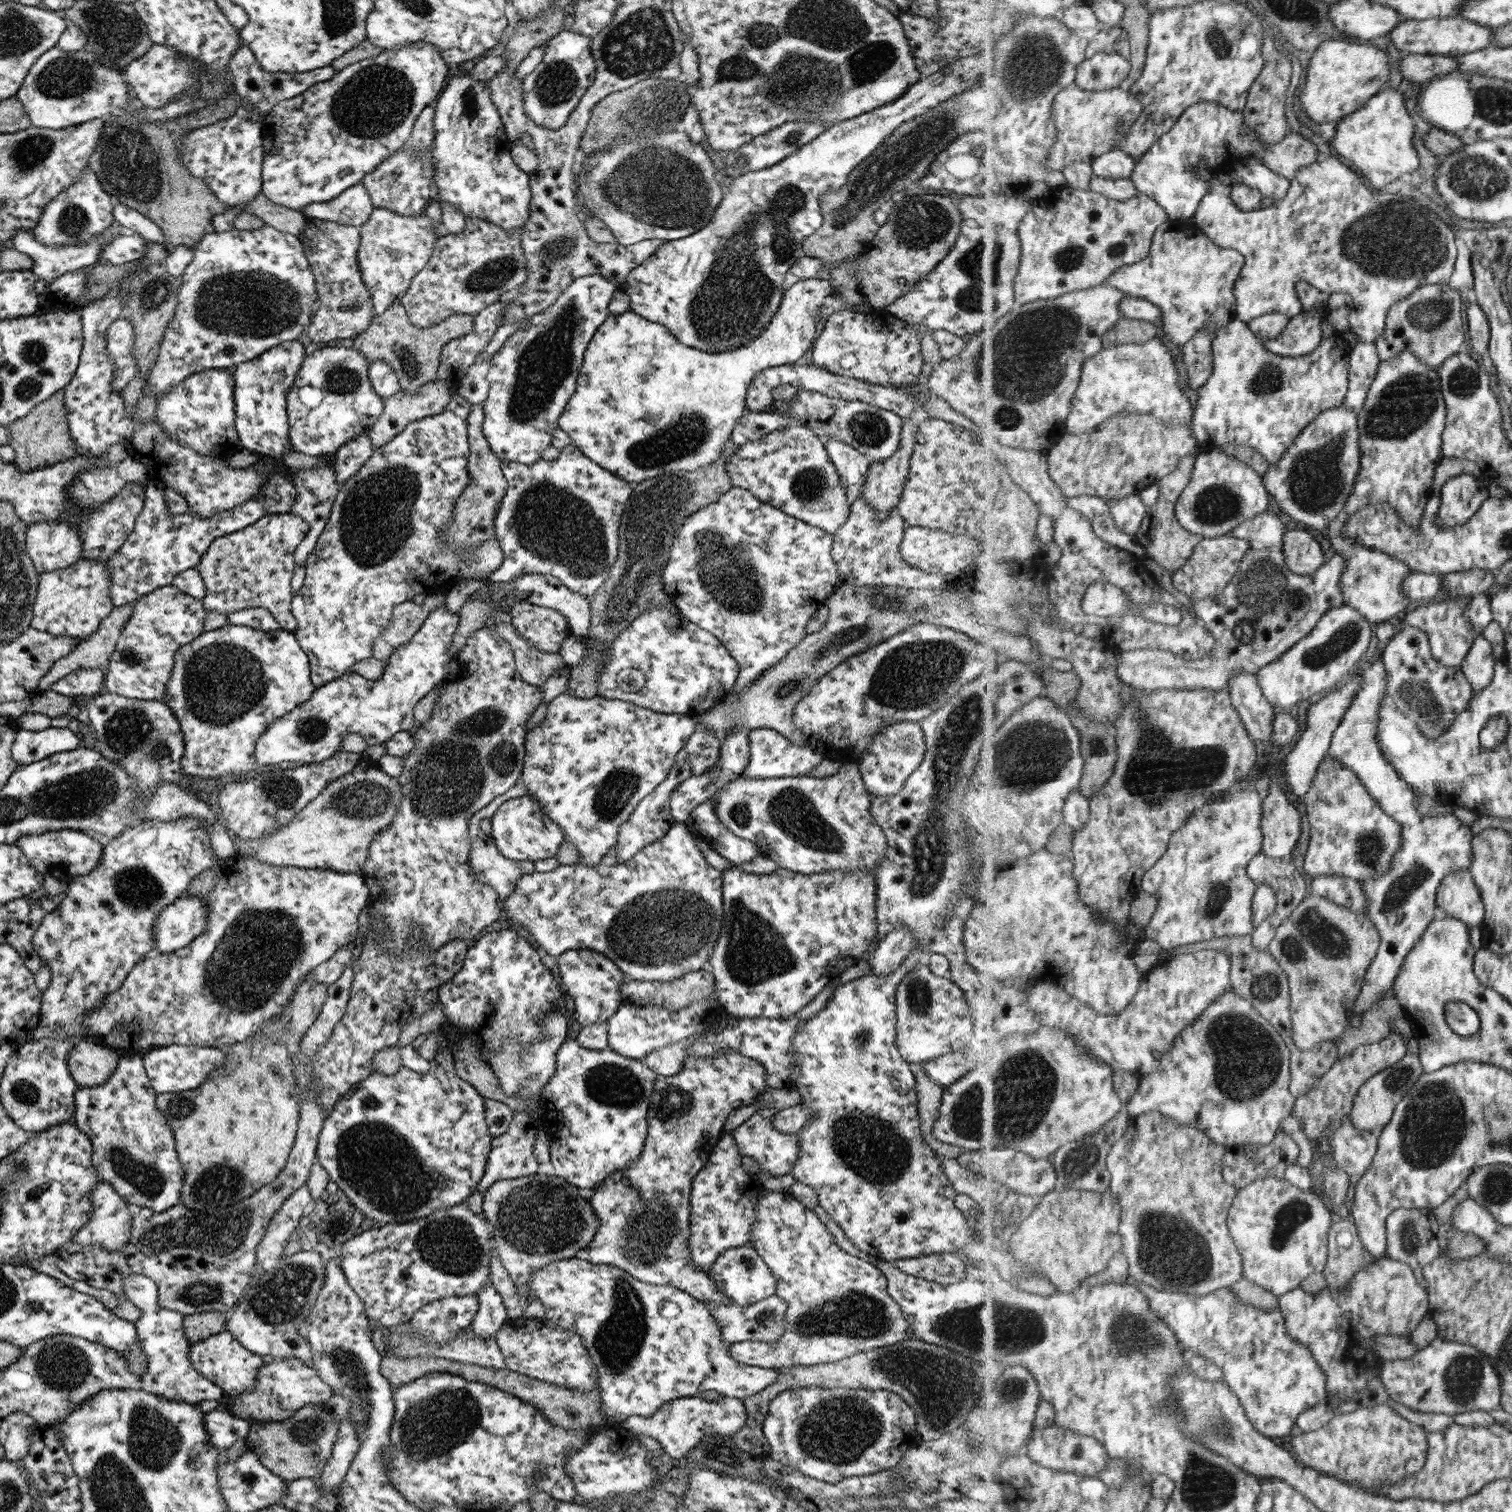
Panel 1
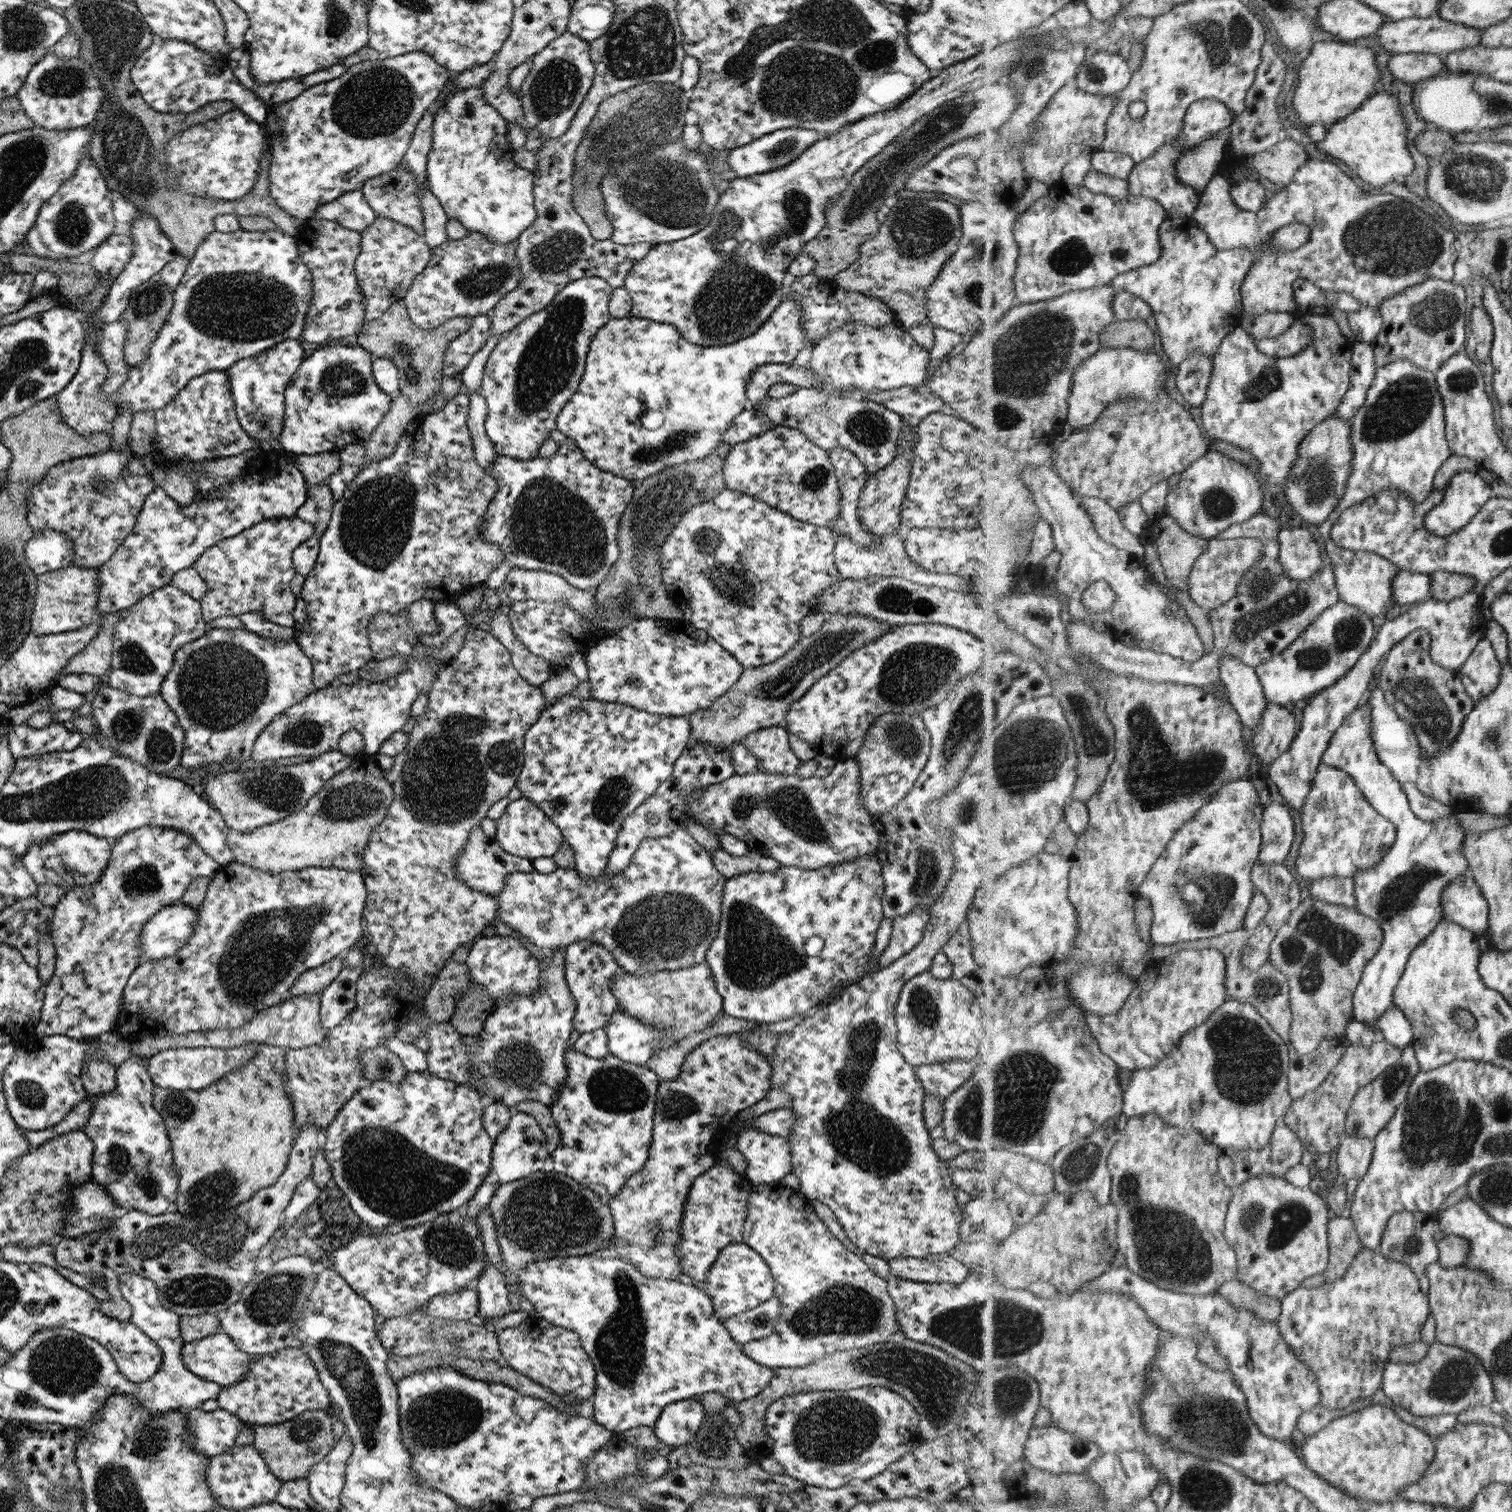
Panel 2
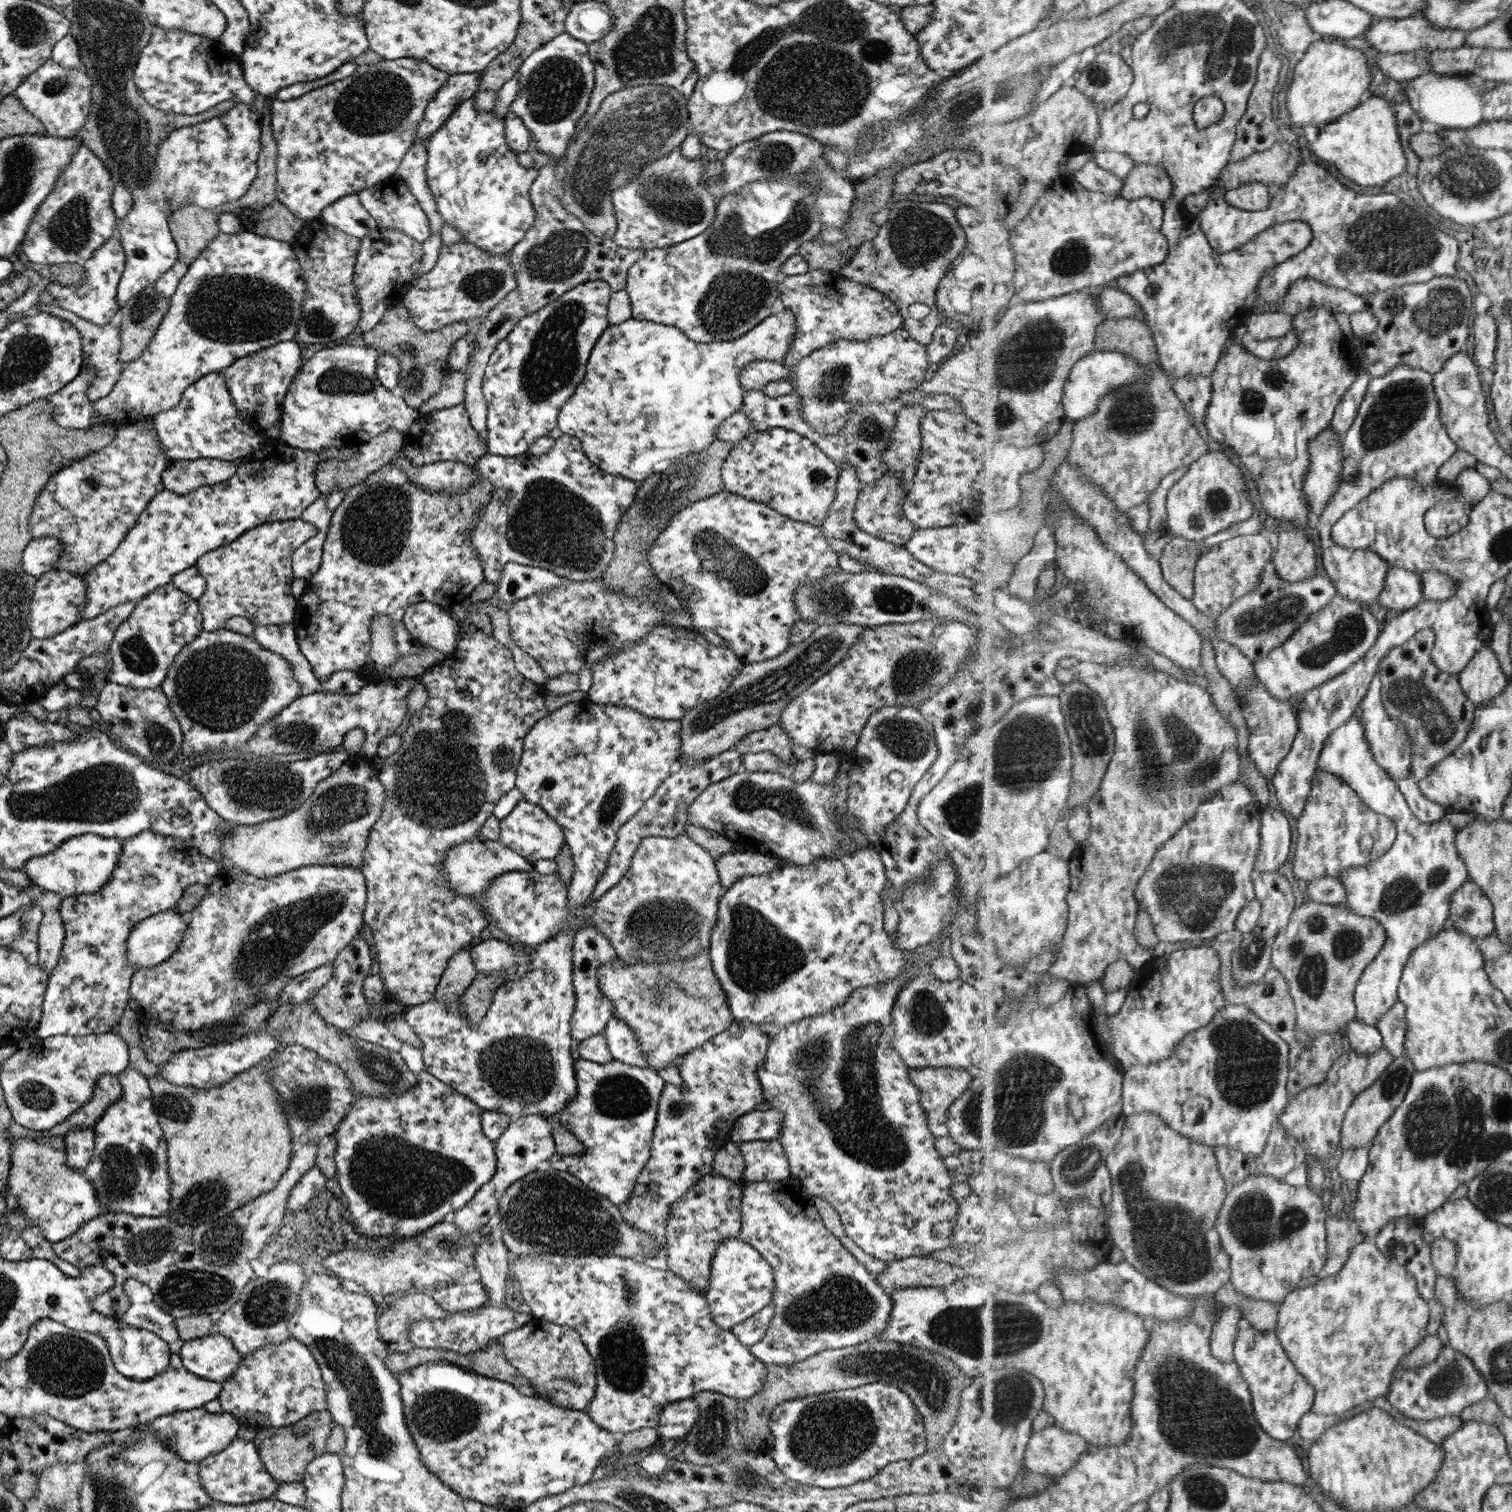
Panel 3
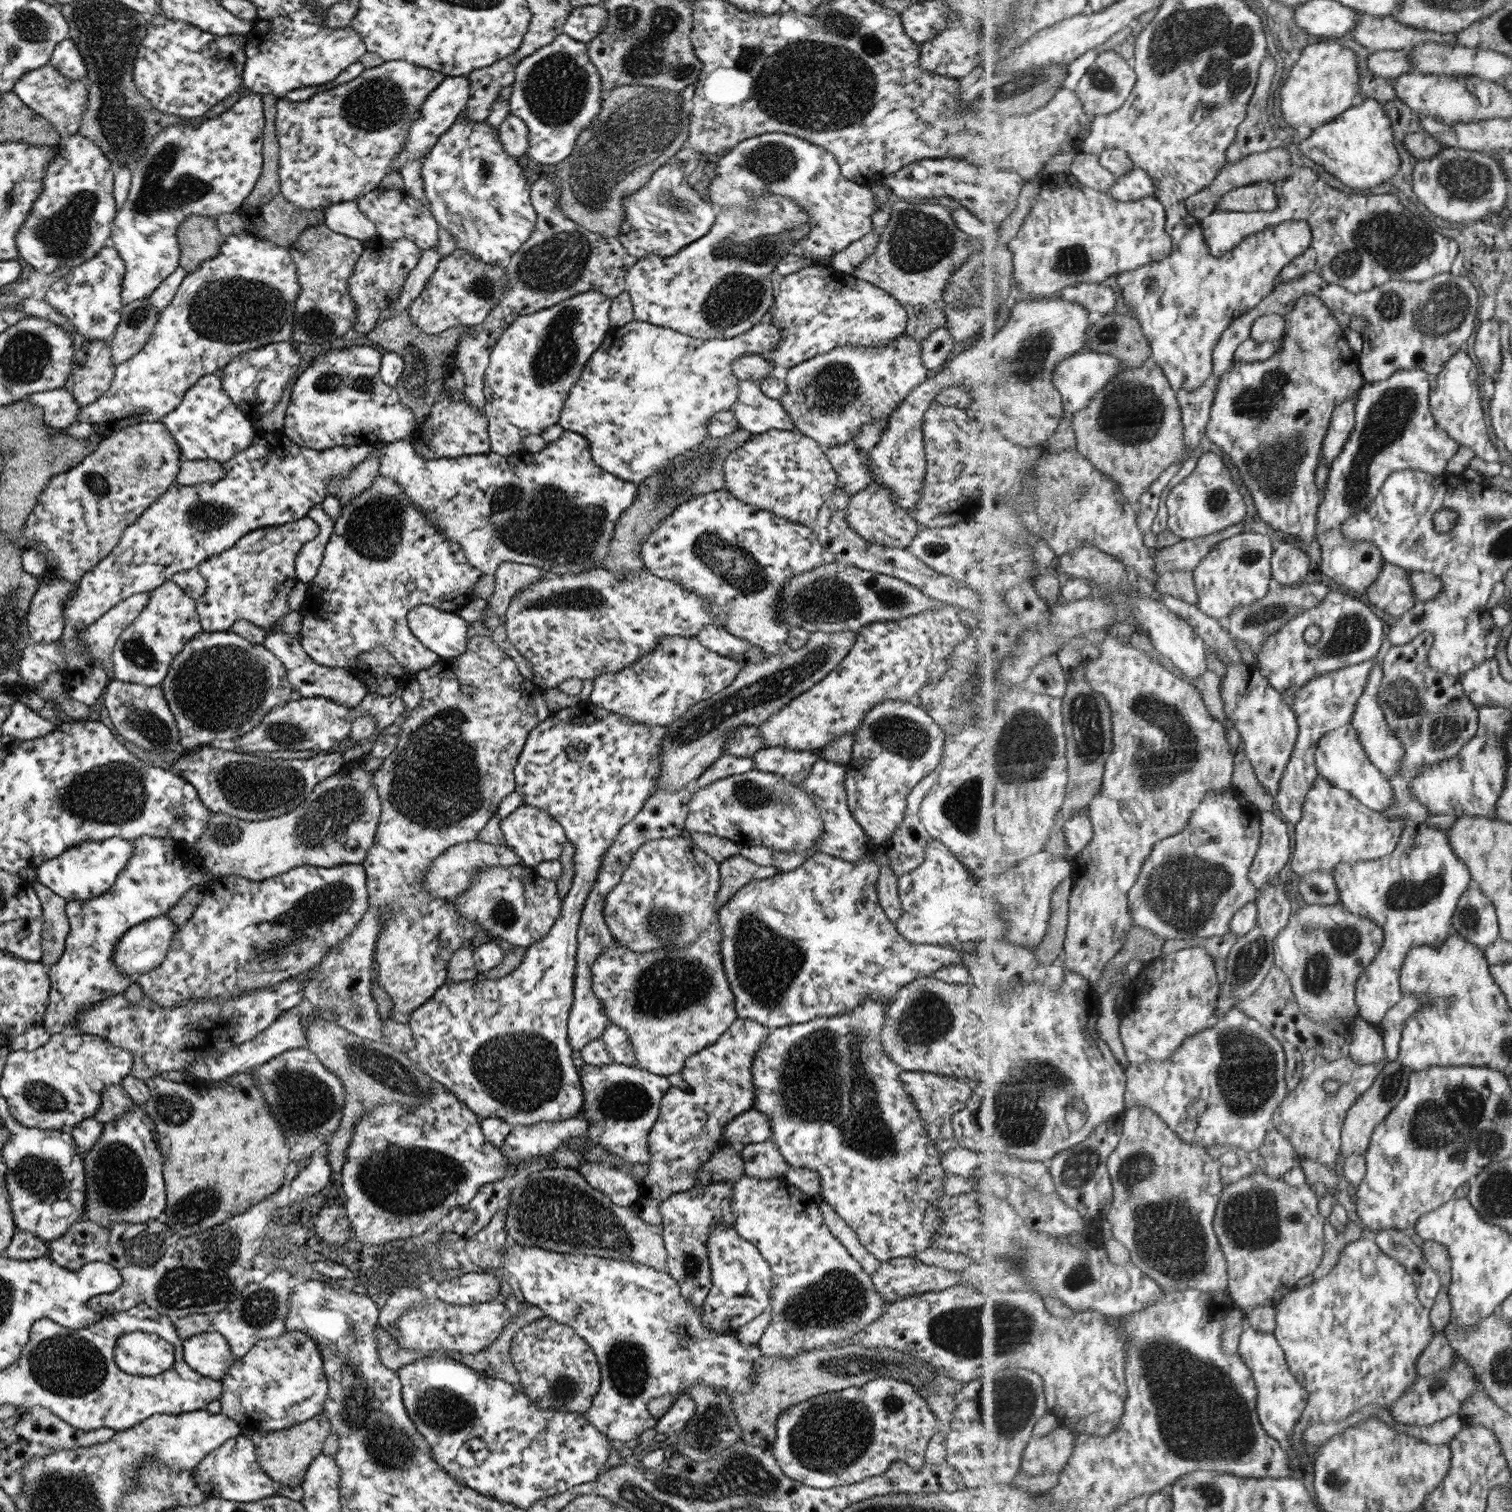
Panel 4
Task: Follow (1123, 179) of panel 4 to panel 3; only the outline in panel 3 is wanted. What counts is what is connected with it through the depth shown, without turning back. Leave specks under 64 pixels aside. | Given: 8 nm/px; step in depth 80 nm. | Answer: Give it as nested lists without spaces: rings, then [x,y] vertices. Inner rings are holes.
[[[1136,163],[1124,179],[1120,196],[1127,200],[1151,197],[1165,202],[1174,196],[1173,189],[1172,178],[1168,176],[1165,167]]]

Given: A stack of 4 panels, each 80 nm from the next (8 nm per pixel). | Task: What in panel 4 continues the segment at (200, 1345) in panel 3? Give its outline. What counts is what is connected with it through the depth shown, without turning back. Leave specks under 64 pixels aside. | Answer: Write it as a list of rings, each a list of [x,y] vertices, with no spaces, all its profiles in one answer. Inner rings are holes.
[[[207,1330],[182,1341],[183,1361],[189,1369],[219,1381],[231,1367],[231,1349],[219,1333]]]

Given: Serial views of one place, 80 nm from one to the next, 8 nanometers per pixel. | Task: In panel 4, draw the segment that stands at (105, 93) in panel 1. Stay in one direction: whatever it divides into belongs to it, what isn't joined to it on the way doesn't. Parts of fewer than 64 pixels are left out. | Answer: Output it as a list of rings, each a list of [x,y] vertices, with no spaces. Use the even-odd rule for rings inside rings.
[[[52,64],[22,74],[13,85],[12,91],[19,100],[28,106],[34,114],[42,116],[62,140],[76,134],[80,125],[81,115],[85,112],[88,101],[88,83],[72,81],[63,76]]]

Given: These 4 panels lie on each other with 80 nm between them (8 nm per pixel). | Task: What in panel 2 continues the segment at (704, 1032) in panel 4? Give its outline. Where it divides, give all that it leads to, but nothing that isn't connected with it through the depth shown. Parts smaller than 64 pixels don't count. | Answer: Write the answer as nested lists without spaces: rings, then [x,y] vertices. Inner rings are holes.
[[[704,960],[695,966],[660,970],[640,977],[622,972],[610,978],[608,985],[617,999],[618,1010],[621,1009],[631,1018],[649,1023],[664,1032],[664,1036],[652,1048],[651,1055],[684,1039],[688,1034],[710,1029],[715,1020],[723,1016],[722,1000],[717,994],[711,971]]]

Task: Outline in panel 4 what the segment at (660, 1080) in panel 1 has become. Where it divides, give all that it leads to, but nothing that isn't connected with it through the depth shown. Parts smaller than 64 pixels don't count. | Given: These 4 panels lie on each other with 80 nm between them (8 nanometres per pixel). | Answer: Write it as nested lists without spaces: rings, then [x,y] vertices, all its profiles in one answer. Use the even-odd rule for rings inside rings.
[[[738,1017],[715,1042],[690,1054],[684,1060],[684,1066],[678,1072],[684,1086],[679,1088],[670,1086],[662,1094],[658,1104],[657,1118],[648,1132],[647,1141],[650,1154],[646,1162],[648,1173],[637,1183],[637,1198],[629,1206],[640,1216],[641,1221],[651,1223],[651,1225],[661,1224],[656,1205],[664,1198],[677,1192],[683,1192],[696,1184],[698,1168],[710,1157],[712,1150],[716,1150],[722,1144],[725,1125],[734,1116],[752,1108],[754,1092],[751,1063],[770,1031],[757,1022]]]

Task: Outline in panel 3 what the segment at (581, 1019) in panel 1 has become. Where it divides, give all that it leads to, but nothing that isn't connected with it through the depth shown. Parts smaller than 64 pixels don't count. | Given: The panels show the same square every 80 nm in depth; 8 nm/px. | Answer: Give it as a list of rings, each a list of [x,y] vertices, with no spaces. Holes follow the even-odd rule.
[[[590,922],[573,935],[571,954],[574,1007],[569,1018],[570,1036],[579,1042],[602,1031],[607,1020],[612,1018],[611,1001],[599,990],[599,985],[596,982],[596,968],[600,964],[612,962],[616,954],[614,948],[610,947],[609,941],[597,932]]]

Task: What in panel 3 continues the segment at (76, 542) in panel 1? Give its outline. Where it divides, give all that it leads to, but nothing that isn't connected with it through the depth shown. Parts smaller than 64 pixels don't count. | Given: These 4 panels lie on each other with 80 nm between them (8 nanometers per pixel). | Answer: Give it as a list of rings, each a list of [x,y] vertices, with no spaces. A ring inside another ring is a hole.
[[[31,539],[23,549],[21,566],[31,576],[38,577],[54,568],[63,549],[59,540]]]

